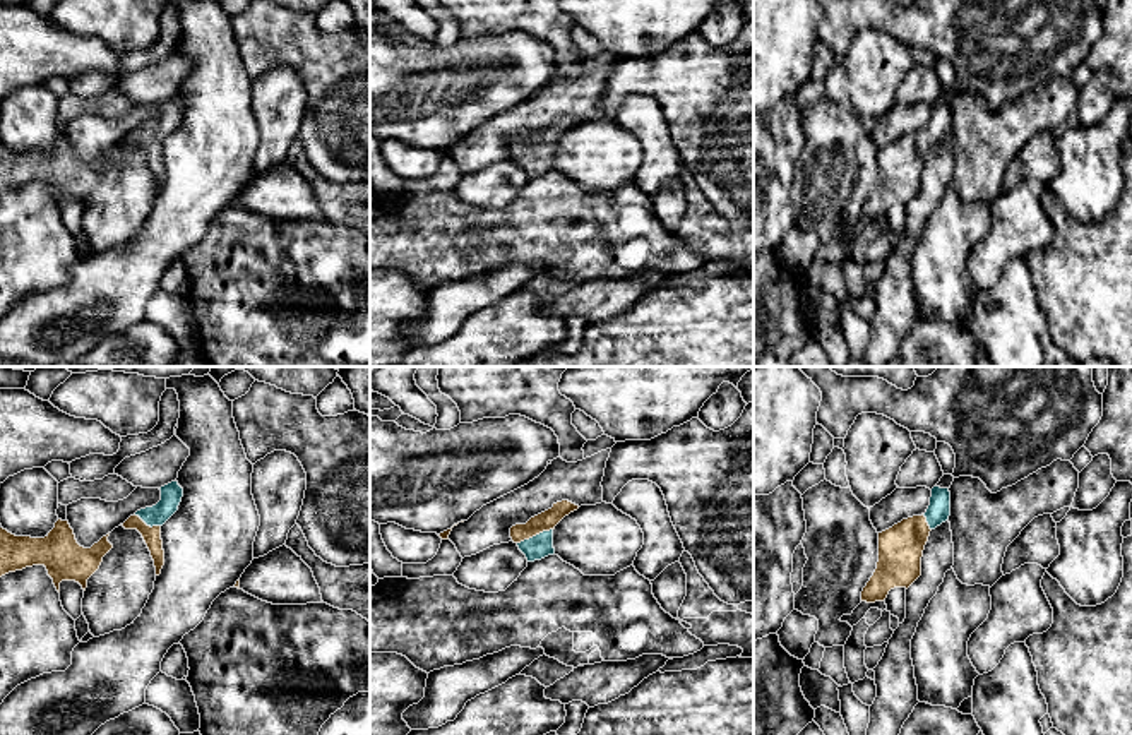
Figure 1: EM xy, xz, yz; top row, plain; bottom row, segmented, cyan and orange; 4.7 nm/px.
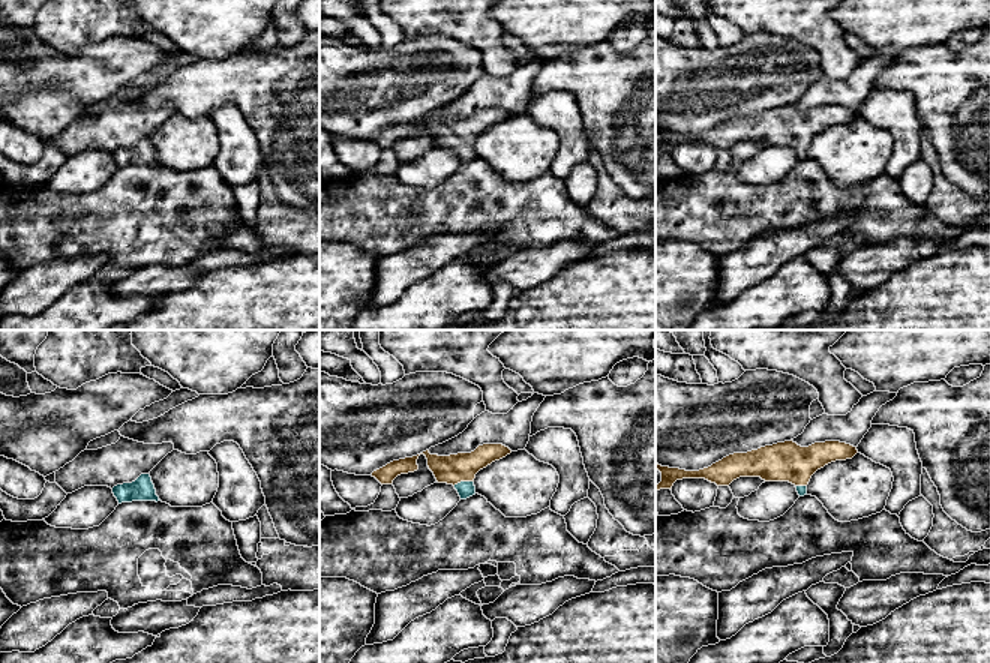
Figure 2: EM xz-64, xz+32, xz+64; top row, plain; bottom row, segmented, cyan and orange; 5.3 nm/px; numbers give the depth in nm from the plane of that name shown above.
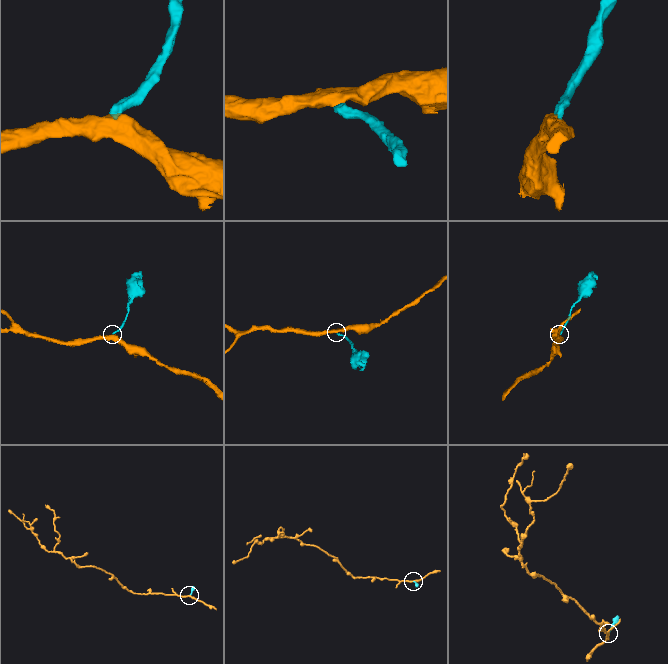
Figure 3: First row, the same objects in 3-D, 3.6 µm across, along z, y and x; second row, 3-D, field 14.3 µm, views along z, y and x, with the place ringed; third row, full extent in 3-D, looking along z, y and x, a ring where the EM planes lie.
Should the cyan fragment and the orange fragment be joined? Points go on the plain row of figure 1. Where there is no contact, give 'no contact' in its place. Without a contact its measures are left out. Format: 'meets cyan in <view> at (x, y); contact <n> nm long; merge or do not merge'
meets cyan in xz at (536, 151); contact 180 nm long; merge

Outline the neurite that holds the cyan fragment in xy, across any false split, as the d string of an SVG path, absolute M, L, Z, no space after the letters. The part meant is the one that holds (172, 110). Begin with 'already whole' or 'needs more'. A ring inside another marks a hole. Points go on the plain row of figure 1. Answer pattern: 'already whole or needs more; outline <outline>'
needs more; outline M171 98L159 106L161 117L156 122L137 127L122 140L125 146L137 146L142 151L154 176L156 192L161 190L164 182L161 142L178 127L183 113L178 98Z

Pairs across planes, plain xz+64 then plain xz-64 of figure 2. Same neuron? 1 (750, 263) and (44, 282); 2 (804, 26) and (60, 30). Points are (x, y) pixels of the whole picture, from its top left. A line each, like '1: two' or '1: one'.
1: one
2: one

